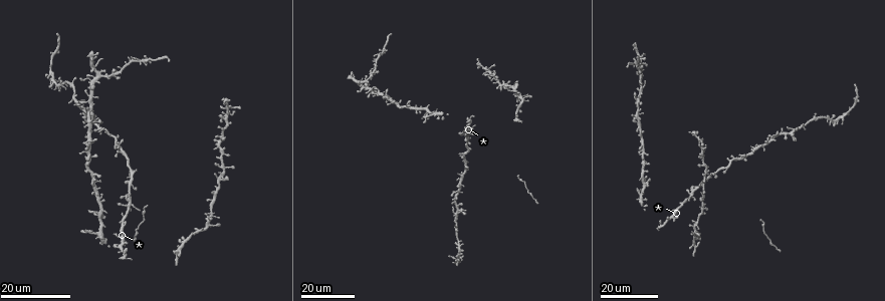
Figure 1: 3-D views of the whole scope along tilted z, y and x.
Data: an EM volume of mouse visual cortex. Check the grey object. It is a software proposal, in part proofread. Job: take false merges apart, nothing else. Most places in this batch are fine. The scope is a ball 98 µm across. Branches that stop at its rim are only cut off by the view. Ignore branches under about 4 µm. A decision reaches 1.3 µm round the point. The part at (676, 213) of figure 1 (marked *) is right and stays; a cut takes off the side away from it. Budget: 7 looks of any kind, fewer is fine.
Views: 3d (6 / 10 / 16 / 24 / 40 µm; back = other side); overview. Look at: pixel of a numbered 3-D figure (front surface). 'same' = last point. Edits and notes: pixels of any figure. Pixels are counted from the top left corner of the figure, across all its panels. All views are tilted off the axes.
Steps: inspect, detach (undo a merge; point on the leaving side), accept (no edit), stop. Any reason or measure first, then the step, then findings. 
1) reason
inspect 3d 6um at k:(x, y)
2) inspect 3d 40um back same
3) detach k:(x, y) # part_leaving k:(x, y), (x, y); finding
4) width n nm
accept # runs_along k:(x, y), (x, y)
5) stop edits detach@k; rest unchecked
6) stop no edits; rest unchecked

inspect 3d 24um at 1:(693, 193)

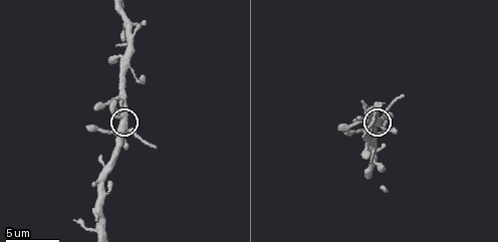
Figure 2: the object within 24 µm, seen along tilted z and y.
zoom in
inspect 3d 10um at 2:(130, 128)

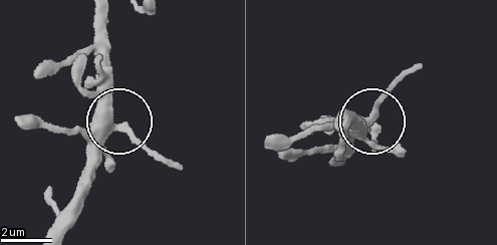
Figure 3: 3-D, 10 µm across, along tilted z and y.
accept # runs_along 3:(344, 110), (368, 125), (376, 103), (414, 71); continuous, no second neuron

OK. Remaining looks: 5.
arms part here
inspect 3d 16um at 1:(726, 169)

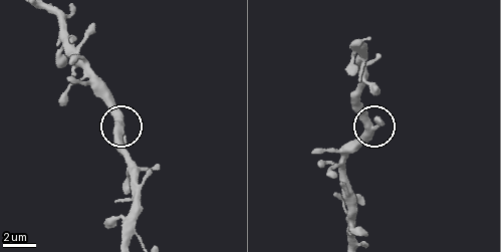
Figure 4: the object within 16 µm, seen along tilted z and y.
inspect 3d 10um at 4:(373, 127)

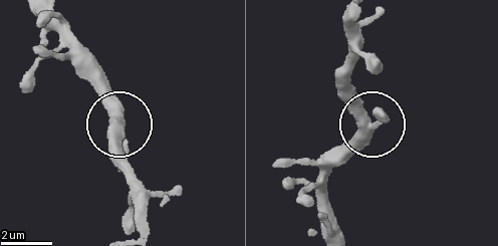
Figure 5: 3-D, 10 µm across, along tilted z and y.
inspect 3d 6um at 5:(372, 127)

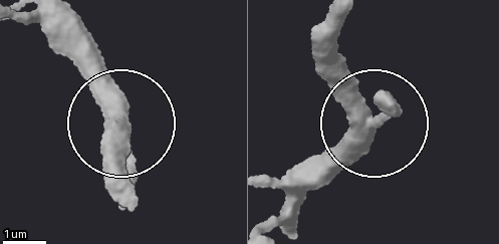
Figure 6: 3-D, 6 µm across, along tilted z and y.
arms 3
accept # runs_along 6:(338, 26), (339, 82), (372, 123), (274, 177); continuous, no second neuron

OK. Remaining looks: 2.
two arms in line, one across
inspect 3d 24um at 1:(97, 74)

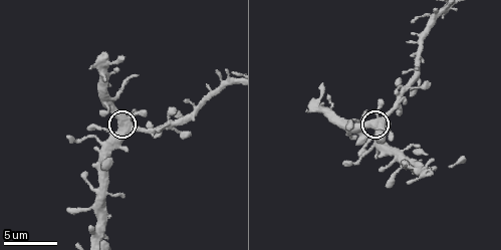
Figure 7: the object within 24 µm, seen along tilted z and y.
inspect 3d 6um at 7:(122, 127)

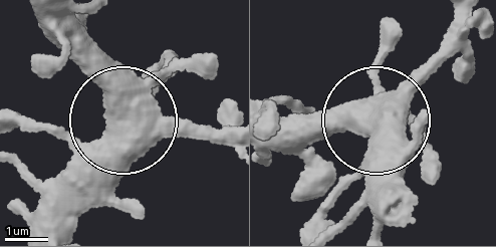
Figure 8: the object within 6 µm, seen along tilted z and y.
accept # runs_along 8:(36, 227), (56, 173), (130, 114), (127, 84), (62, 24); all the same neuron

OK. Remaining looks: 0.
stop no edits; rest unchecked

